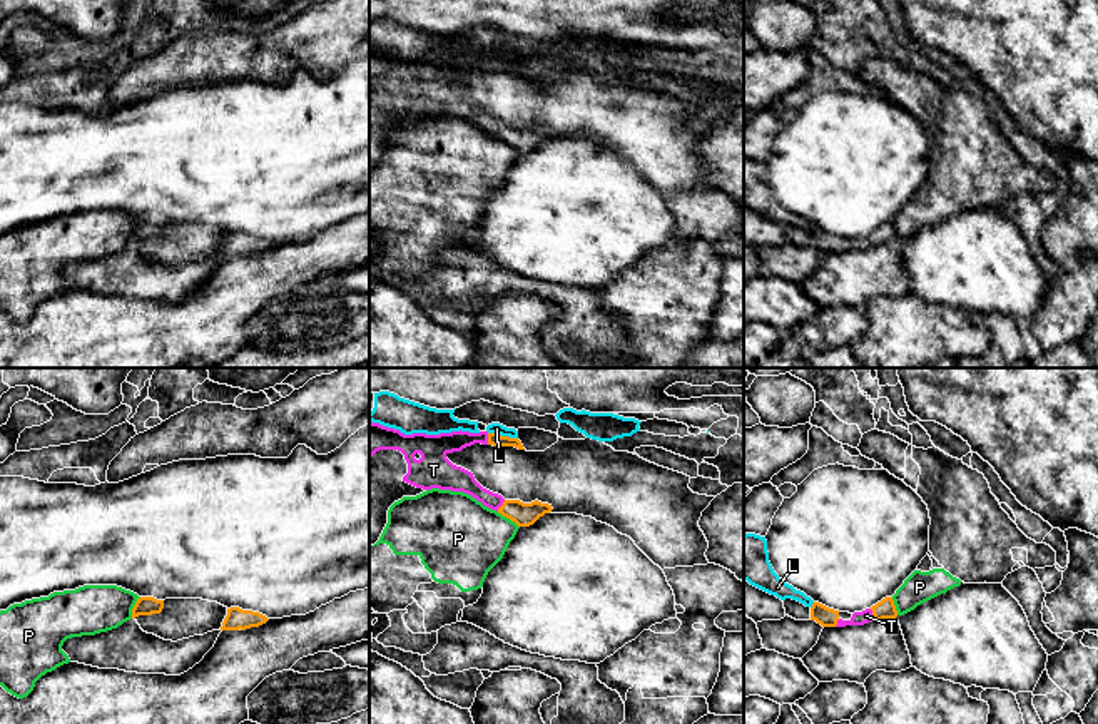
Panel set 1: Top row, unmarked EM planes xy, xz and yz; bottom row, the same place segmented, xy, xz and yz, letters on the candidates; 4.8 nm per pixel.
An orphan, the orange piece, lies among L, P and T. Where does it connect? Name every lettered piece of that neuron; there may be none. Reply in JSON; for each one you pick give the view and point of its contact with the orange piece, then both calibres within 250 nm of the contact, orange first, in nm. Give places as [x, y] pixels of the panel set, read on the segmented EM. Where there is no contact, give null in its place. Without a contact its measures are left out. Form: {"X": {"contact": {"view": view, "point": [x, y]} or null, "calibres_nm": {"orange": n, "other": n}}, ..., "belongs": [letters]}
{"T": {"contact": {"view": "xz", "point": [488, 438]}, "calibres_nm": {"orange": 60, "other": 120}}, "belongs": ["T"]}

